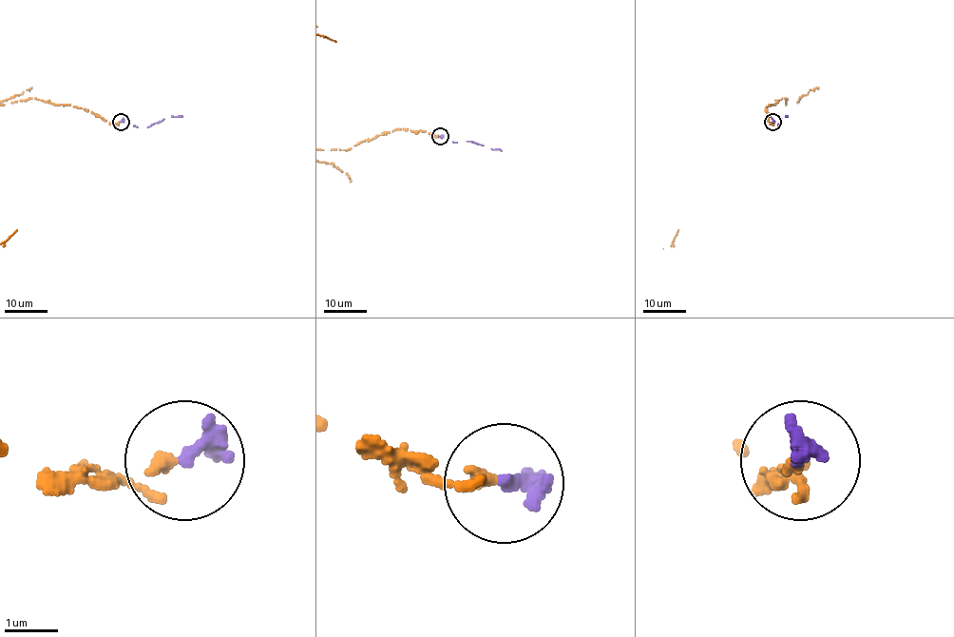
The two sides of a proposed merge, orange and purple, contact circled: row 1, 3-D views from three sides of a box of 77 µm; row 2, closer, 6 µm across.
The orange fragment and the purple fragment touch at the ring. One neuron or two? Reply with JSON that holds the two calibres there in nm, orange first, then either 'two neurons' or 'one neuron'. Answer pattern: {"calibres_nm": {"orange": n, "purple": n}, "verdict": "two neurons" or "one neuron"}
{"calibres_nm": {"orange": 140, "purple": 320}, "verdict": "one neuron"}

